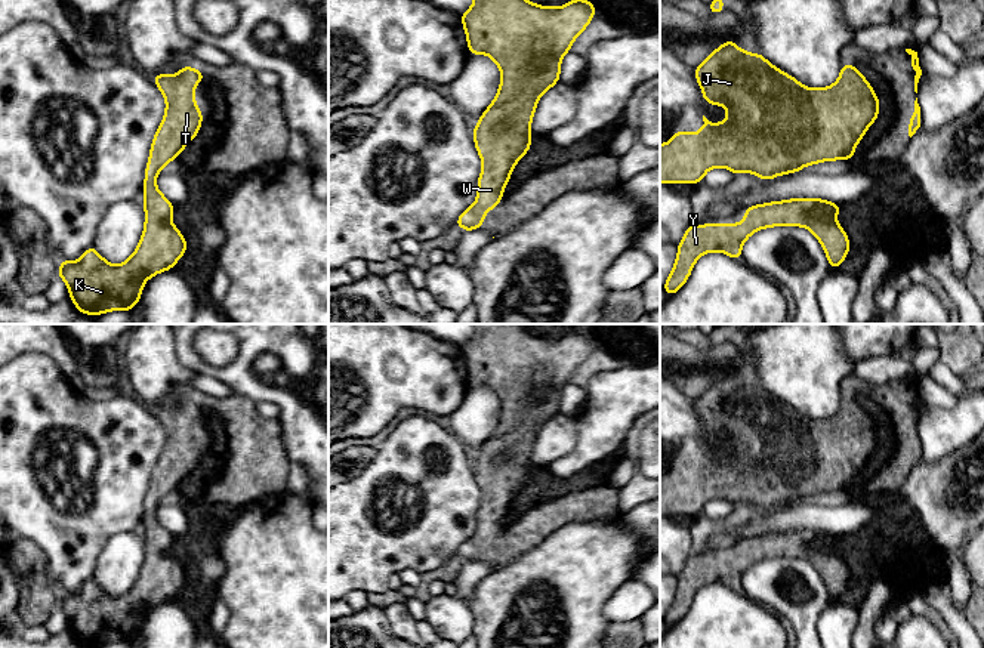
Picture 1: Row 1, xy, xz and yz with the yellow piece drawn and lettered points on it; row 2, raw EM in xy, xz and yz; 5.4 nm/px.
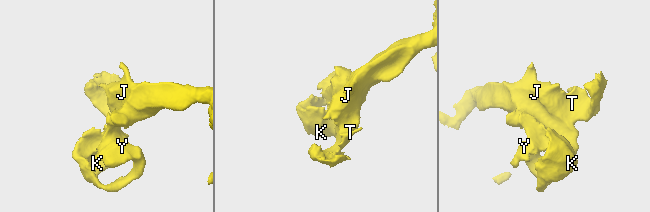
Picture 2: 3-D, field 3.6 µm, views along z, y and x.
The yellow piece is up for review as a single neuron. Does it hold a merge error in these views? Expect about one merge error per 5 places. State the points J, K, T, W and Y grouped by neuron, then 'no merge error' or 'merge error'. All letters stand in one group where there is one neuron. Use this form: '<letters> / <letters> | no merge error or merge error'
J K T W Y | no merge error

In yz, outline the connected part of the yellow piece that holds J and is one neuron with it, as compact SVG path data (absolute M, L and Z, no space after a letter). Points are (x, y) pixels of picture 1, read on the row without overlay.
M727 371L694 399L694 405L703 431L709 436L724 436L728 448L712 456L703 447L704 457L698 465L672 463L672 473L660 475L660 515L701 515L704 504L713 499L771 512L801 503L803 497L854 491L854 479L879 447L880 435L873 419L852 395L842 395L835 416L809 420L761 385L744 383Z

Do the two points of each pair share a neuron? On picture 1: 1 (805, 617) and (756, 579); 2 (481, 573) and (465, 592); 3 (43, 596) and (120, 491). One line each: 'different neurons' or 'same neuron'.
1: same neuron
2: same neuron
3: different neurons

